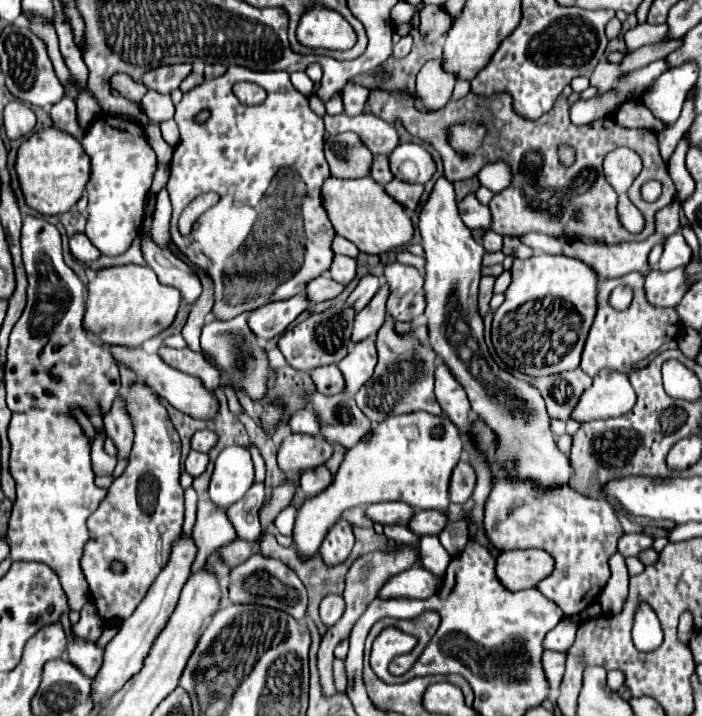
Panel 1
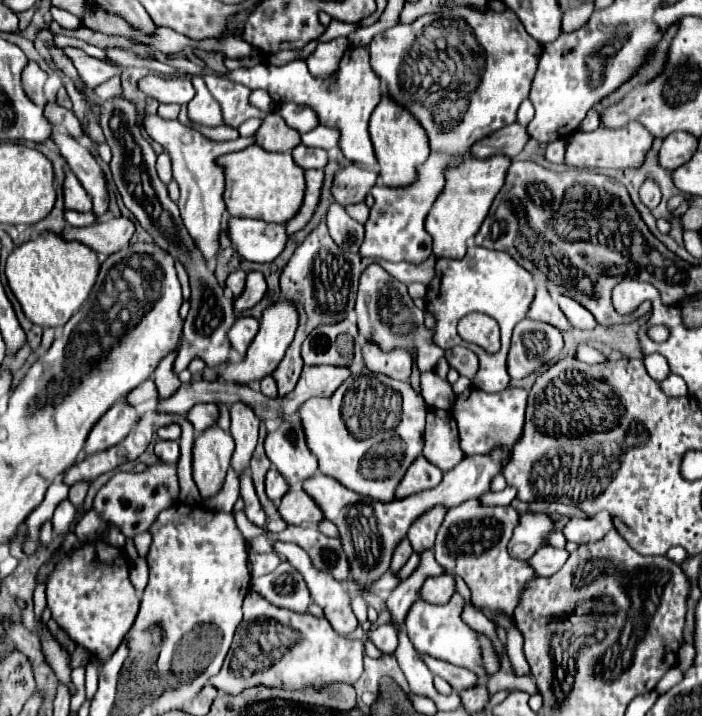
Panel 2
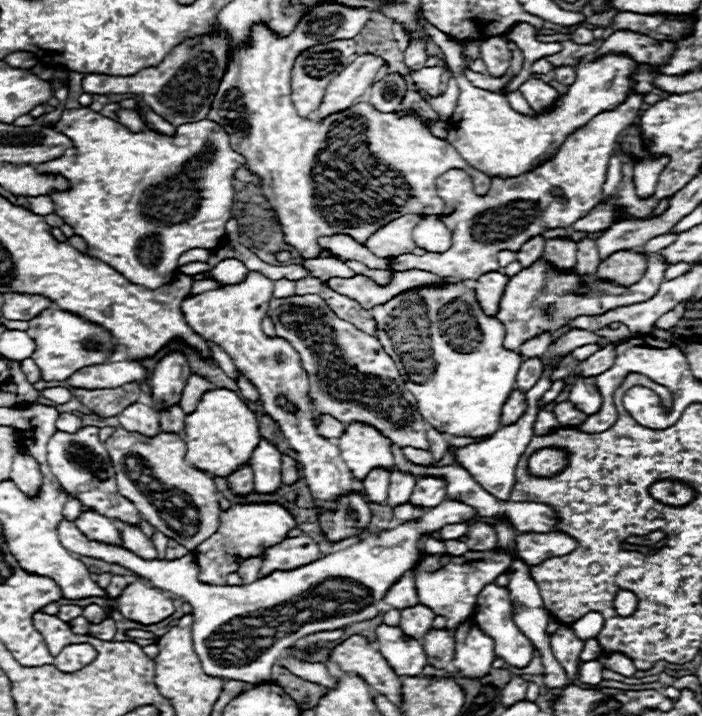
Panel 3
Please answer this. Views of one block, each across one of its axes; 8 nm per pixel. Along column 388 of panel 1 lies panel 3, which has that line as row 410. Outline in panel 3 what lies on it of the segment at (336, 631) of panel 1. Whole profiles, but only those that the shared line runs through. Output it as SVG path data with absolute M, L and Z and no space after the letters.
M560 402L554 406L552 414L556 416L556 420L562 424L562 426L576 426L576 424L582 424L586 420L586 416L582 416L582 412L578 412L574 408L574 404L570 402Z

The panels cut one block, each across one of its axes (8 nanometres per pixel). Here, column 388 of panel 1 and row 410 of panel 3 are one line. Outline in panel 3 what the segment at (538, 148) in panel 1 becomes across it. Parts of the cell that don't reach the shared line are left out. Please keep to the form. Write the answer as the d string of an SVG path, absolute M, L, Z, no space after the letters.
M124 384L120 388L102 388L102 390L74 390L72 392L86 408L98 416L116 416L126 406L134 404L140 394L140 384Z

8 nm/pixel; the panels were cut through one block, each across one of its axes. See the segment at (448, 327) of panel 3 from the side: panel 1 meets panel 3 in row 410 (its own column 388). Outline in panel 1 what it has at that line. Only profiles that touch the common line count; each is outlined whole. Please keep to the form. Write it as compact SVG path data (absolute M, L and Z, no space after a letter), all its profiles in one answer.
M412 412L404 416L392 416L376 424L364 440L346 452L346 458L340 464L332 484L324 492L308 498L298 510L292 534L296 552L304 560L312 558L328 530L340 520L342 512L354 506L402 500L418 510L446 510L450 506L450 474L458 464L460 454L460 432L444 416Z

